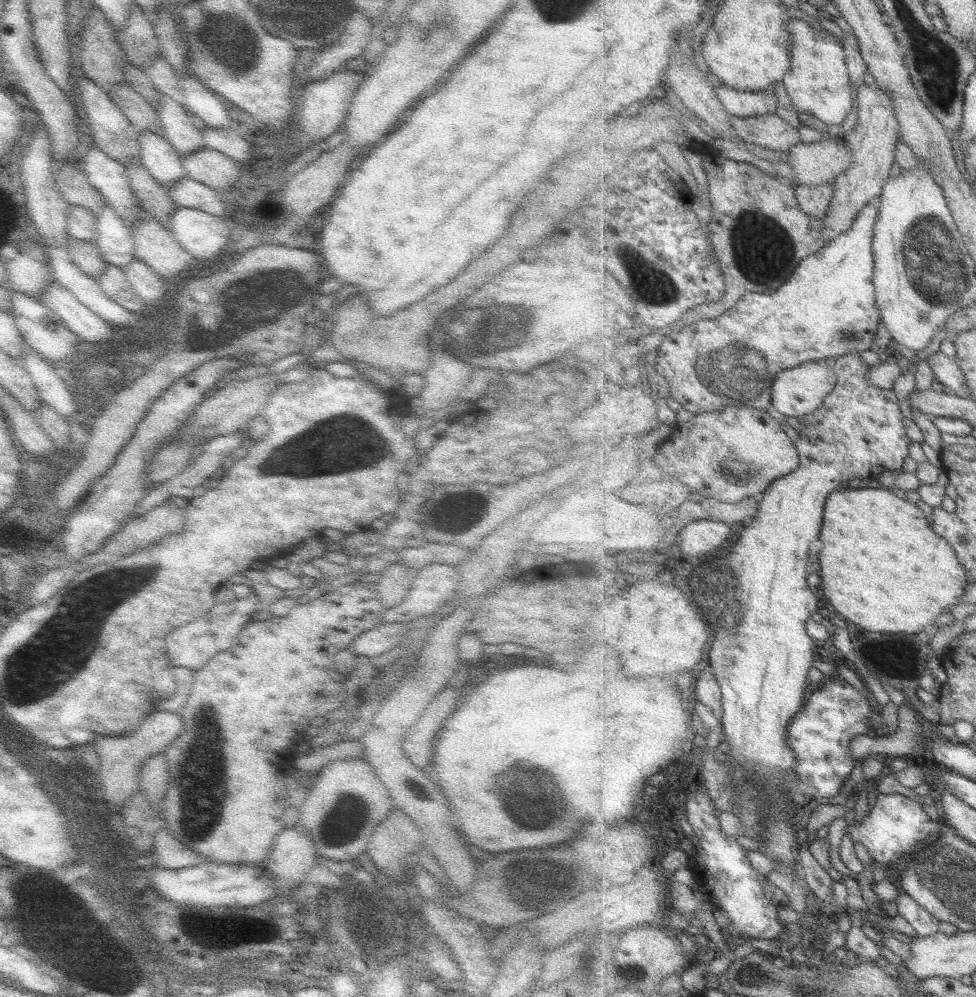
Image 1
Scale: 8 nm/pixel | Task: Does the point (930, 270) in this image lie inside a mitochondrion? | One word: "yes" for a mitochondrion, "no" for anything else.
yes

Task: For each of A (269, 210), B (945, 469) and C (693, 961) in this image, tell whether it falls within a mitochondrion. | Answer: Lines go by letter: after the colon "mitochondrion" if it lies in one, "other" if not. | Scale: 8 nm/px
A: other
B: other
C: other

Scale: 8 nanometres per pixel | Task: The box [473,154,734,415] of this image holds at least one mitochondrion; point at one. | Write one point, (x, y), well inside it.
(653, 284)

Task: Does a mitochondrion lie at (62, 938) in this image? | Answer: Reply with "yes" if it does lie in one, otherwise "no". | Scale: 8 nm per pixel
yes

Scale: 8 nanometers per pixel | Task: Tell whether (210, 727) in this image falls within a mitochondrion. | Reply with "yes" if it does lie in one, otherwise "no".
yes

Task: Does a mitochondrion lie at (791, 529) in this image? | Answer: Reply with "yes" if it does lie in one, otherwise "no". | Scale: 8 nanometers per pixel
no

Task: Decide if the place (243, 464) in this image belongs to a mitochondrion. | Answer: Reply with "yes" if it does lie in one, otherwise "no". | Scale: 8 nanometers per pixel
no

